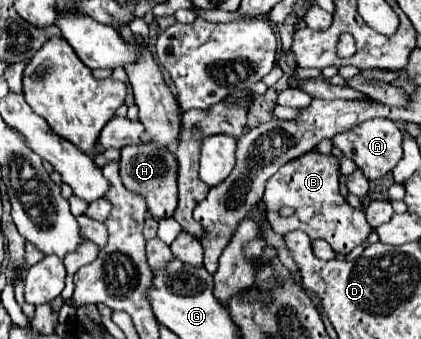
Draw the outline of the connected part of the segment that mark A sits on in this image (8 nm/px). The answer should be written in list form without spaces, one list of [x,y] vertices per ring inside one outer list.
[[[370,119],[346,133],[340,133],[332,141],[334,141],[334,147],[338,147],[346,157],[350,157],[360,167],[364,177],[372,181],[372,179],[384,177],[388,171],[396,167],[396,163],[402,157],[402,139],[404,139],[404,133],[398,129],[398,125],[392,119]]]

